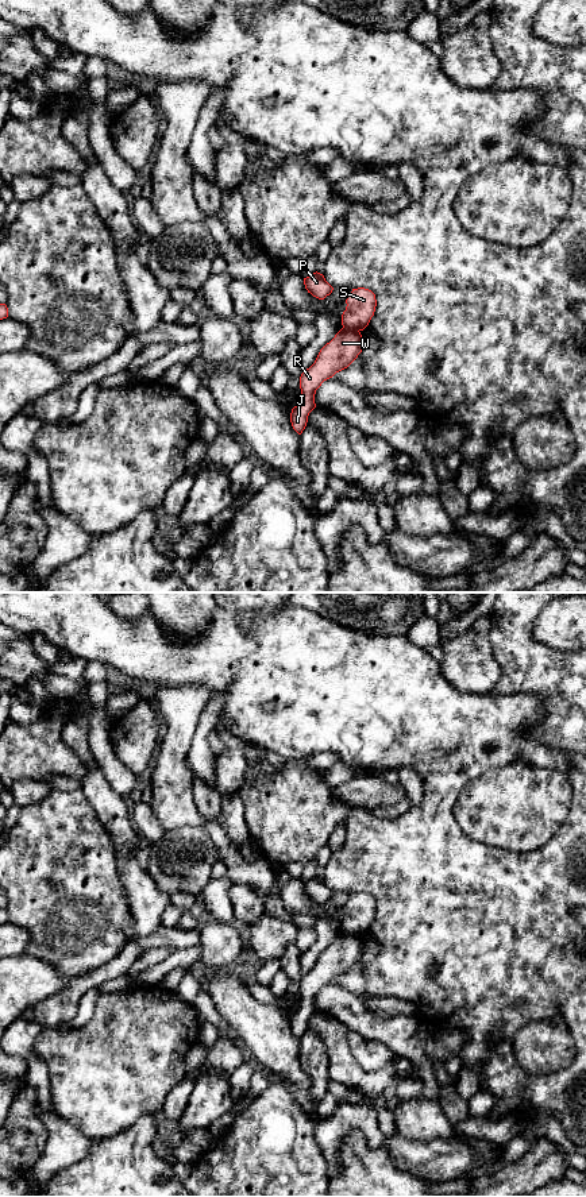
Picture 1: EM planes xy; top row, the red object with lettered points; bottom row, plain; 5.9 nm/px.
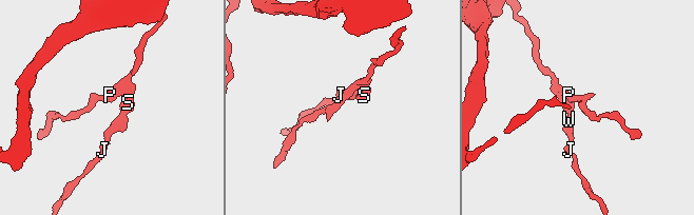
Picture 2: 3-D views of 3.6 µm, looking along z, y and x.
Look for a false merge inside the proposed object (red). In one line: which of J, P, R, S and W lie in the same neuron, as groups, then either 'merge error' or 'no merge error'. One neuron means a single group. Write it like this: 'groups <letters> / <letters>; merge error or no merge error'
groups J R W / P S; merge error

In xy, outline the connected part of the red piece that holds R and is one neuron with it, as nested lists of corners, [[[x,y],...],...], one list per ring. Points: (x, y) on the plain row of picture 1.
[[[342,932],[319,957],[315,968],[300,981],[301,1004],[292,1013],[290,1027],[301,1039],[309,1018],[316,1012],[315,999],[321,988],[347,973],[362,957],[363,943],[359,935]]]

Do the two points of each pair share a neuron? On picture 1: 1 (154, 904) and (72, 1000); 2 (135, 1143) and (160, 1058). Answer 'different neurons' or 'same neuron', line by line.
1: different neurons
2: different neurons

